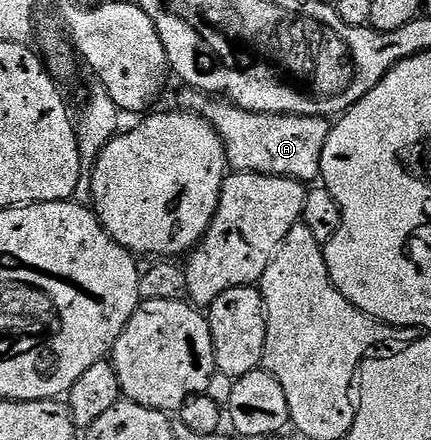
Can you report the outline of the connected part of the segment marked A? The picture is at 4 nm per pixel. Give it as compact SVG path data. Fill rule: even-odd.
M205 97L200 114L212 123L225 142L227 163L234 172L255 175L281 175L312 184L321 174L321 158L329 140L331 126L328 118L320 115L268 115L248 111L232 101Z

